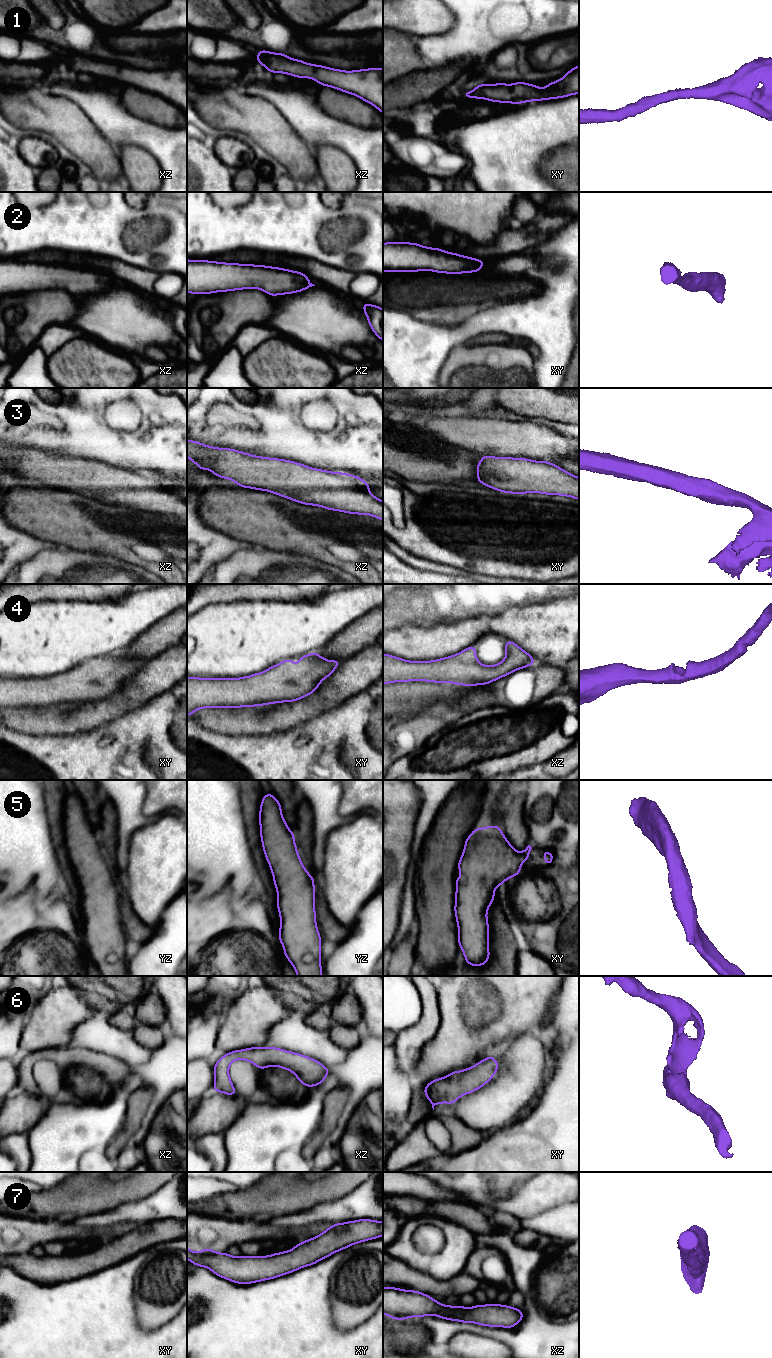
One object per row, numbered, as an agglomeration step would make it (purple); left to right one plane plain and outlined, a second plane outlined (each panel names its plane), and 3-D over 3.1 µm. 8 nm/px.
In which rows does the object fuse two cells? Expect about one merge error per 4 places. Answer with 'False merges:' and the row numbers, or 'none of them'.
False merges: none of them

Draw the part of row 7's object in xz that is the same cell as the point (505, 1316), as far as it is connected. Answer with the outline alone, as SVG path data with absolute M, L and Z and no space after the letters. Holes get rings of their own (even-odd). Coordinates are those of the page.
M383 1287L383 1314L395 1320L435 1315L439 1318L483 1326L512 1328L523 1318L519 1308L496 1303L470 1308L443 1305L429 1295L414 1290Z

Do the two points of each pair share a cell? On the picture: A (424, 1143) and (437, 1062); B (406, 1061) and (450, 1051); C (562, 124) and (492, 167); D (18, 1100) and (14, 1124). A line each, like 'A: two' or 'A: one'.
A: two
B: two
C: one
D: one

